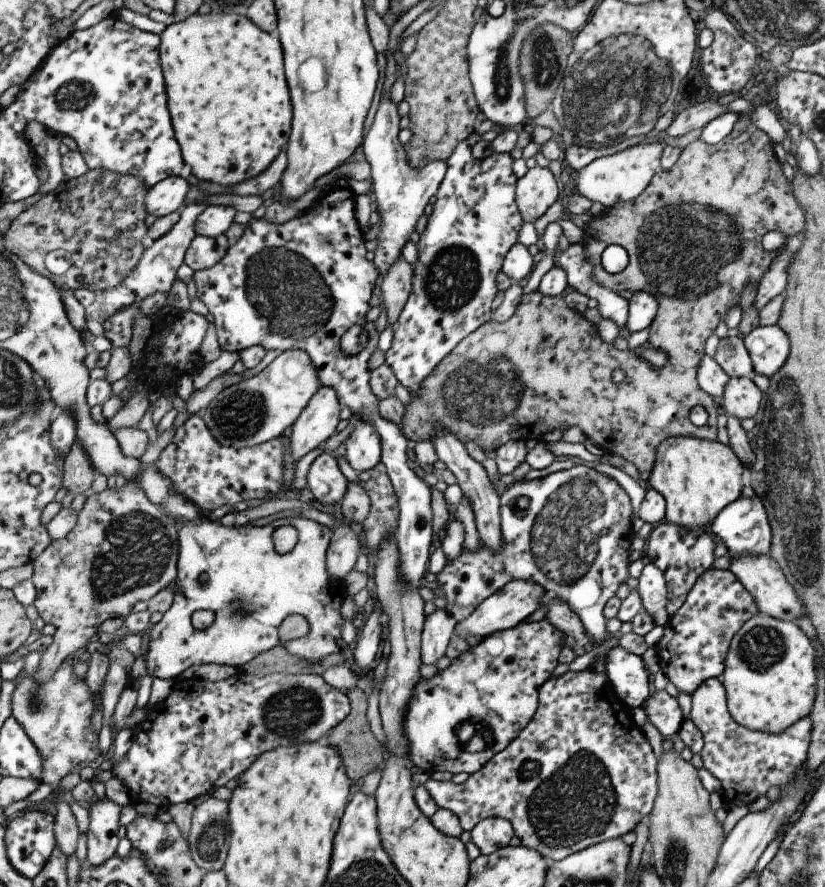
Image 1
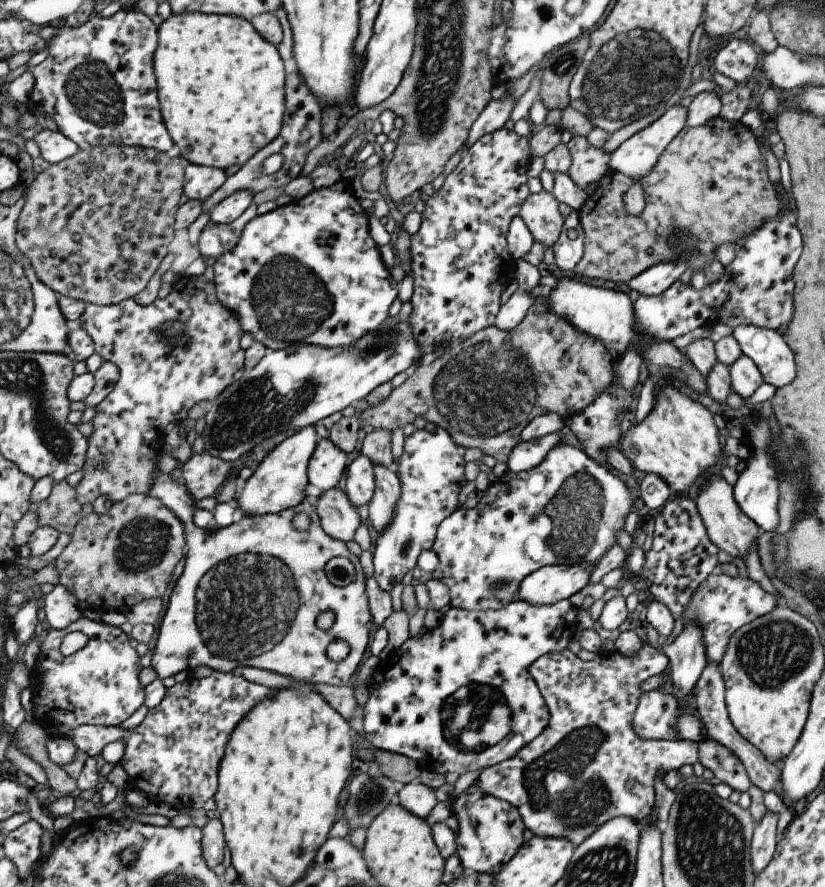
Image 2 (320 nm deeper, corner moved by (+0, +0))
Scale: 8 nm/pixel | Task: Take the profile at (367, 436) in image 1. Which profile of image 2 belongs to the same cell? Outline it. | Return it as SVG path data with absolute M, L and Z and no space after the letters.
M365 456L357 457L346 466L345 496L353 507L367 504L374 491L372 462Z

